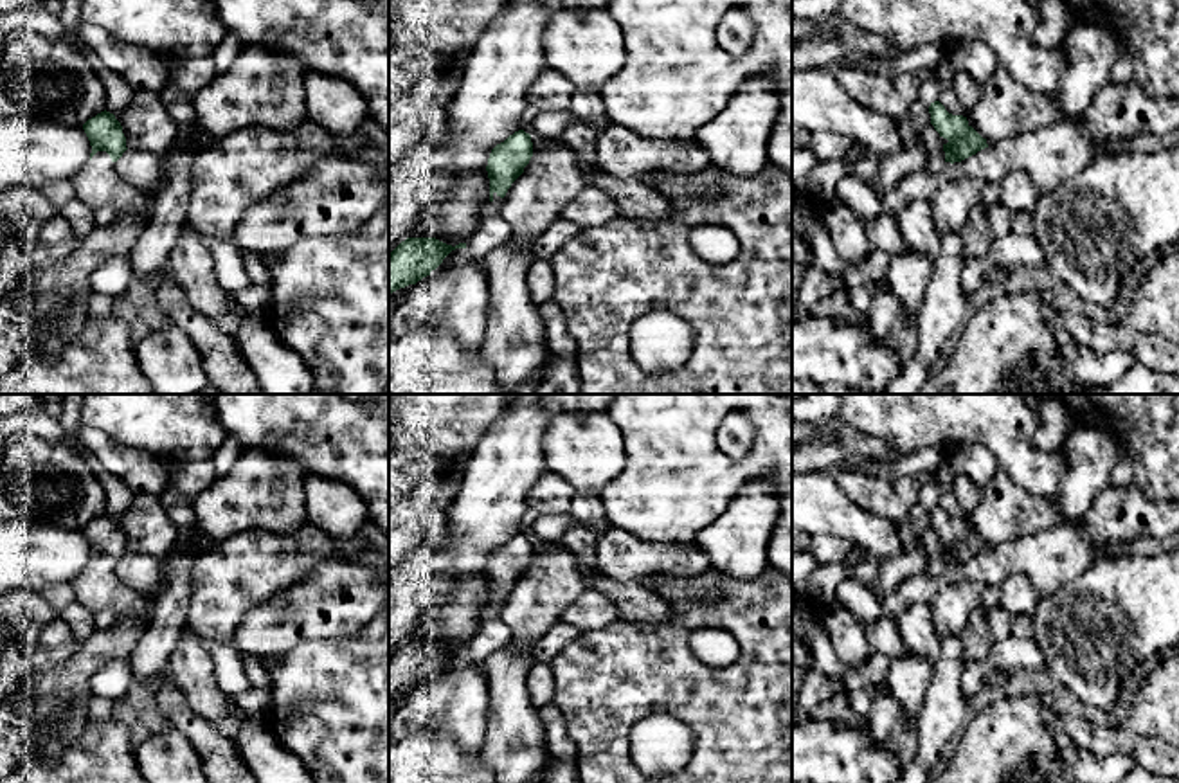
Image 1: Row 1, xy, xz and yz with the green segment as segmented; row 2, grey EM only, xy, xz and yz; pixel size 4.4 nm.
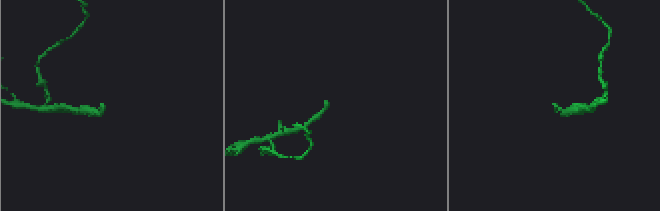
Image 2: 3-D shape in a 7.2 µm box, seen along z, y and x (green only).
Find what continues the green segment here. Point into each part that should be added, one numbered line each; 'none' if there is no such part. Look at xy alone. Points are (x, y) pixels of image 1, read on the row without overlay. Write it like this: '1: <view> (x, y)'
1: xy (98, 587)

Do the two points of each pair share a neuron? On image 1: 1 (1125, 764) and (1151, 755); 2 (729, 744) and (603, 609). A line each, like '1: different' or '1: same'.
1: different
2: different

